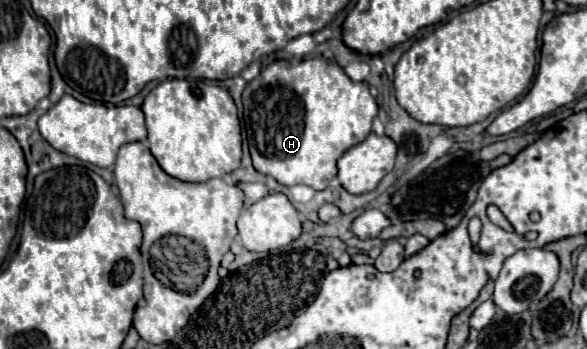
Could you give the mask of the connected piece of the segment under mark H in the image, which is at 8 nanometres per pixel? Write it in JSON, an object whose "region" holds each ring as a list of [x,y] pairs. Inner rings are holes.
{"region":[[[323,56],[297,62],[277,60],[251,80],[243,90],[243,124],[249,140],[249,152],[257,172],[273,176],[283,186],[305,184],[313,190],[325,190],[337,176],[337,160],[355,144],[361,144],[371,132],[385,135],[385,124],[379,120],[379,104],[369,94],[365,82],[351,82],[343,68],[325,62]]]}

